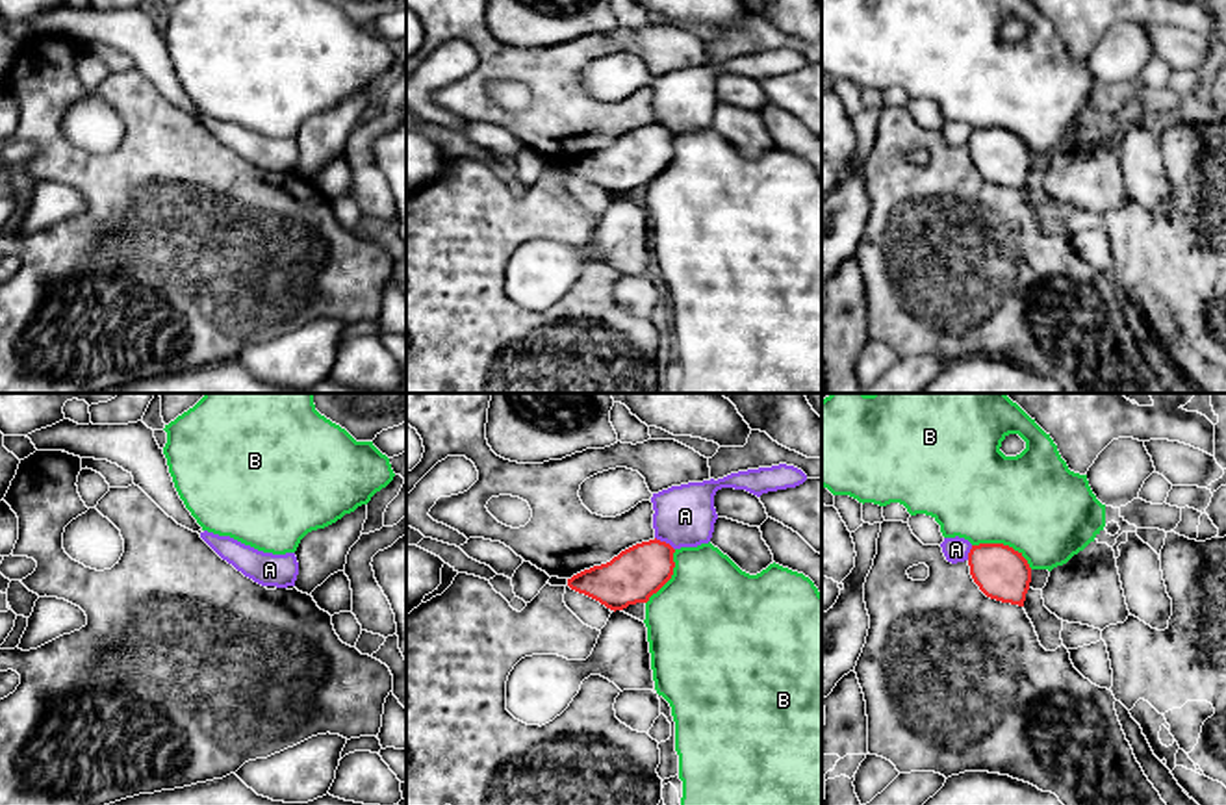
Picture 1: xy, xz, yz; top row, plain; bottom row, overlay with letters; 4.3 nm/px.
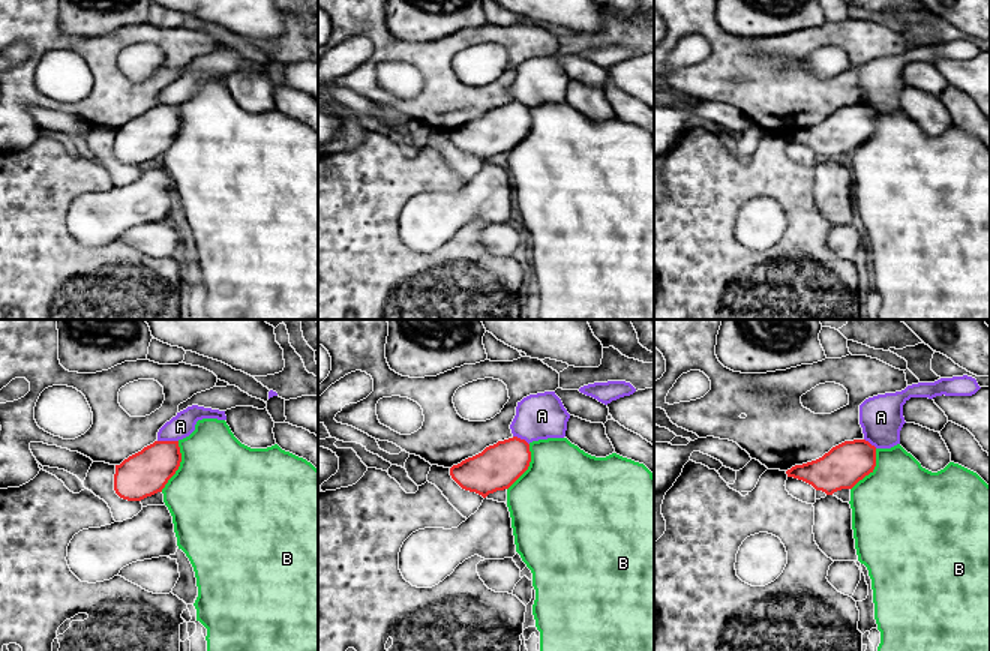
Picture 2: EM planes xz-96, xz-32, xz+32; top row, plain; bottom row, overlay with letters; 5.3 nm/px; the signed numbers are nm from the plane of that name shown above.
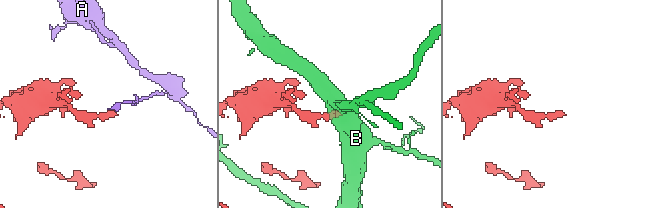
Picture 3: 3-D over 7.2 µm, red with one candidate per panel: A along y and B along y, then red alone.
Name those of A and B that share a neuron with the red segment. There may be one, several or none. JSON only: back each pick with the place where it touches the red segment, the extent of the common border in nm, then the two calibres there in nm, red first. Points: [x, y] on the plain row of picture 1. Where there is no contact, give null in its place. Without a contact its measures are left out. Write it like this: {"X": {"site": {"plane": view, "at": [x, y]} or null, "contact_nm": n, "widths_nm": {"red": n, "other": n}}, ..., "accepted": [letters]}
{"accepted": []}

